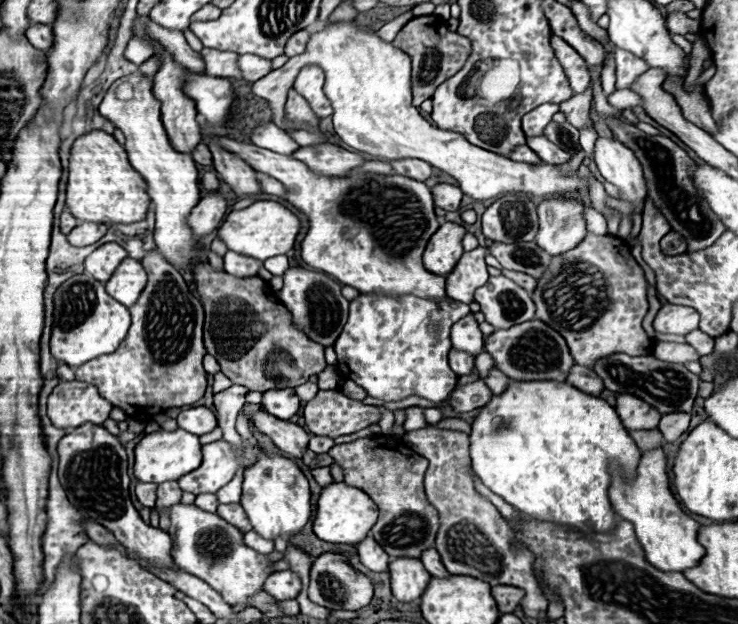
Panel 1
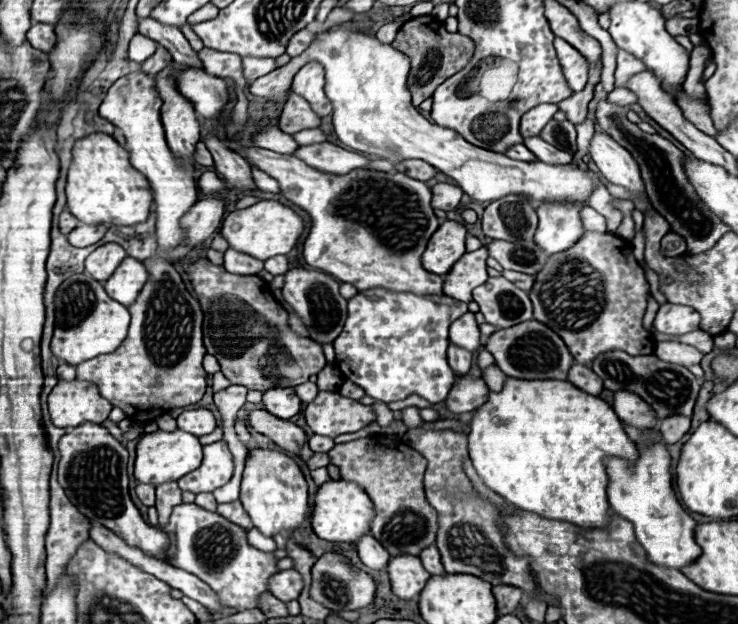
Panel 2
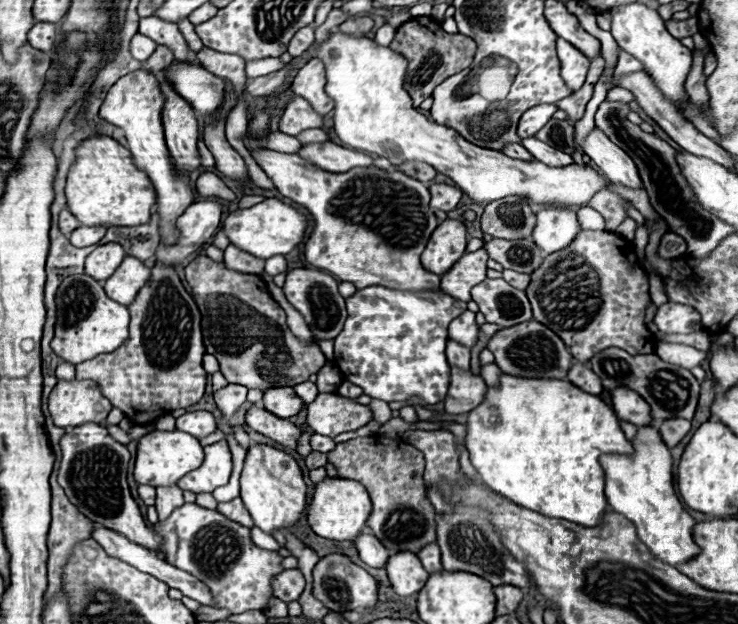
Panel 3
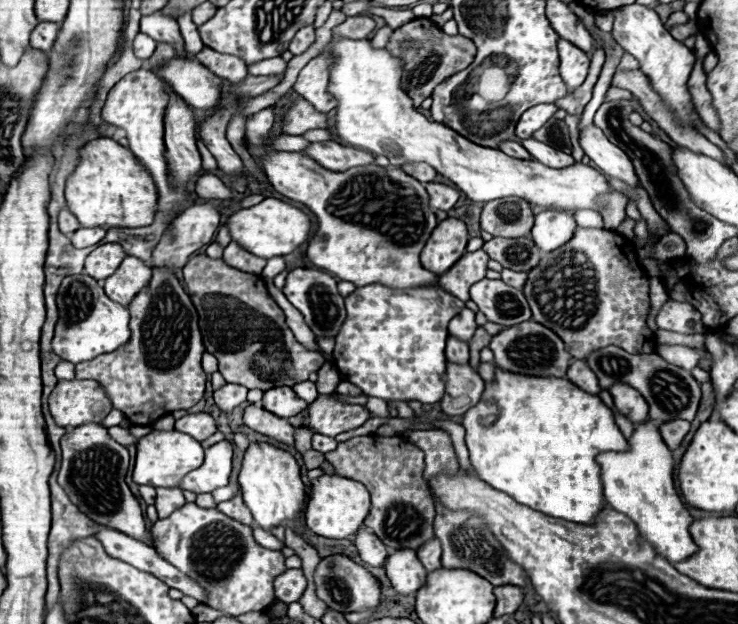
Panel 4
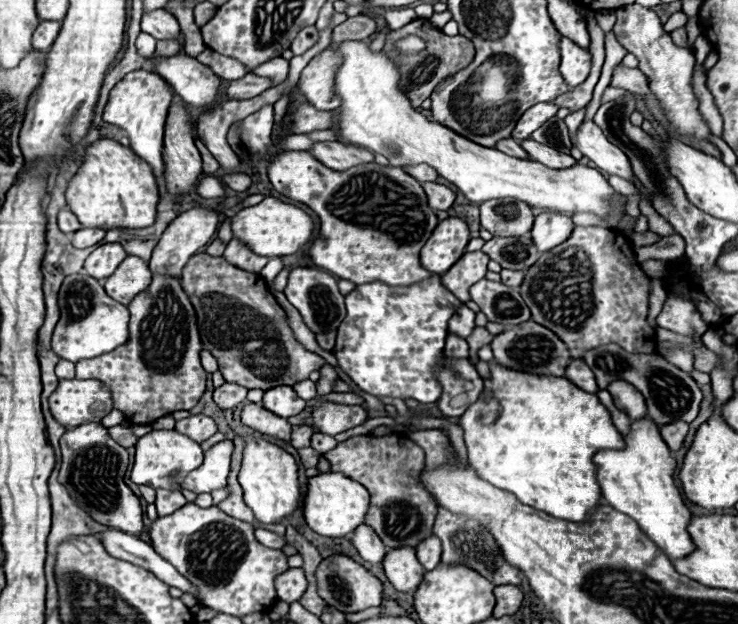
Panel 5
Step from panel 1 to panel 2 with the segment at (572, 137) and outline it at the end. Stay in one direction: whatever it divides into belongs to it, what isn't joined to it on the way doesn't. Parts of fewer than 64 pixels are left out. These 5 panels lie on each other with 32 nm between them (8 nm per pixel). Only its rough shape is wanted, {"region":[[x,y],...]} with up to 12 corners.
{"region":[[550,120],[538,136],[568,154],[576,152],[576,130],[568,120]]}

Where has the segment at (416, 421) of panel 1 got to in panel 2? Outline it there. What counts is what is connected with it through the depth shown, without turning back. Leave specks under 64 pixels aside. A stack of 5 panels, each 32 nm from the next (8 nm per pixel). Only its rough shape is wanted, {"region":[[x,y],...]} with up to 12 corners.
{"region":[[417,407],[402,410],[403,422],[409,429],[423,424]]}

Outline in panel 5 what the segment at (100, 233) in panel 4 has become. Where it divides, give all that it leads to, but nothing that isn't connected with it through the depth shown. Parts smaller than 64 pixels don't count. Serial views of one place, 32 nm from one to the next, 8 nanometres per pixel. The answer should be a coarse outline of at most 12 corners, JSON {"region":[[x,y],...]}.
{"region":[[82,228],[72,234],[76,248],[98,244],[106,232],[102,228]]}

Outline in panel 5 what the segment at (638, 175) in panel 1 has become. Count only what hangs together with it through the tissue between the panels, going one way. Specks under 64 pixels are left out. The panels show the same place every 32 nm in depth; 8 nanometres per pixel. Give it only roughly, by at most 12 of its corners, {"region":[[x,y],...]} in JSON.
{"region":[[582,122],[574,146],[600,170],[632,182],[626,154],[592,122]]}

